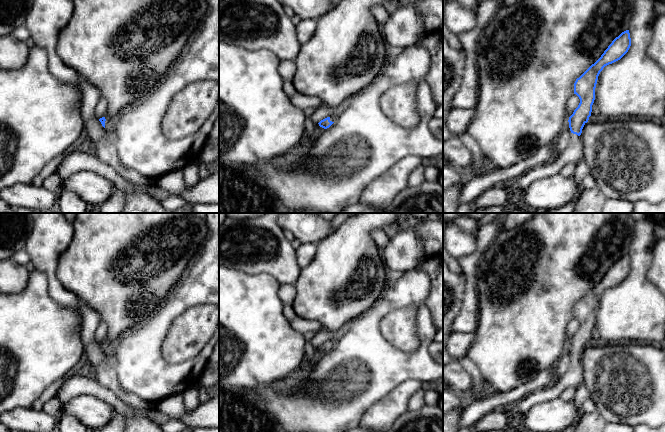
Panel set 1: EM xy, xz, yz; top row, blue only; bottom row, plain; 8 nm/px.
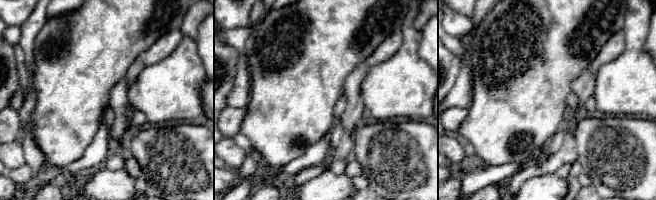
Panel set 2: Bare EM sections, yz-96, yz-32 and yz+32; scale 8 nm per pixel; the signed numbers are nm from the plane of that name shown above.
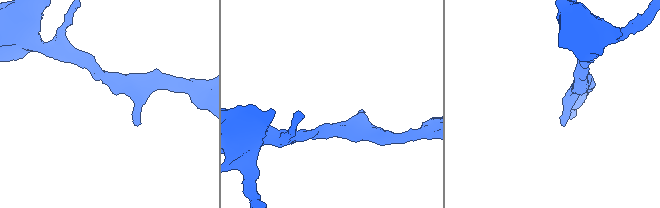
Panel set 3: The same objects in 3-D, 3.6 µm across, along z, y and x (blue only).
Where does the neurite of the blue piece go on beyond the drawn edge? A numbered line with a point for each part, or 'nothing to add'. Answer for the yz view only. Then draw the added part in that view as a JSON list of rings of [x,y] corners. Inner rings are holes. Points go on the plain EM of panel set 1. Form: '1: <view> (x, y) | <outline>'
1: yz (573, 377) | [[[571,357],[568,370],[551,386],[544,390],[536,390],[518,402],[518,414],[523,416],[532,406],[560,397],[569,387],[577,388],[583,382],[581,361]]]

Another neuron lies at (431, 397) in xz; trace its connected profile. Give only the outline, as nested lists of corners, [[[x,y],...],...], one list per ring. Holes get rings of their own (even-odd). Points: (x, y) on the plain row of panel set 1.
[[[426,388],[424,392],[424,401],[429,406],[438,405],[441,395],[438,394],[434,389]]]

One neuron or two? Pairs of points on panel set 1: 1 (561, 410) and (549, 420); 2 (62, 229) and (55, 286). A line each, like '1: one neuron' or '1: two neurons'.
1: one neuron
2: one neuron

